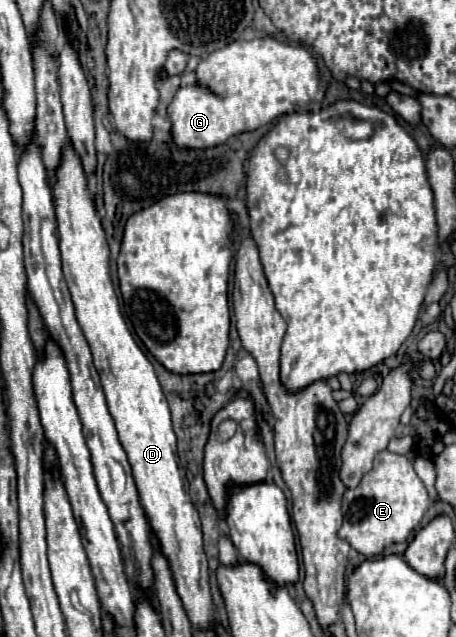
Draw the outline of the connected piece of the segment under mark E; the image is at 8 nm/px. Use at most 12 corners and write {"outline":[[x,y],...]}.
{"outline":[[382,450],[342,500],[338,536],[366,558],[410,540],[428,506],[406,456]]}

